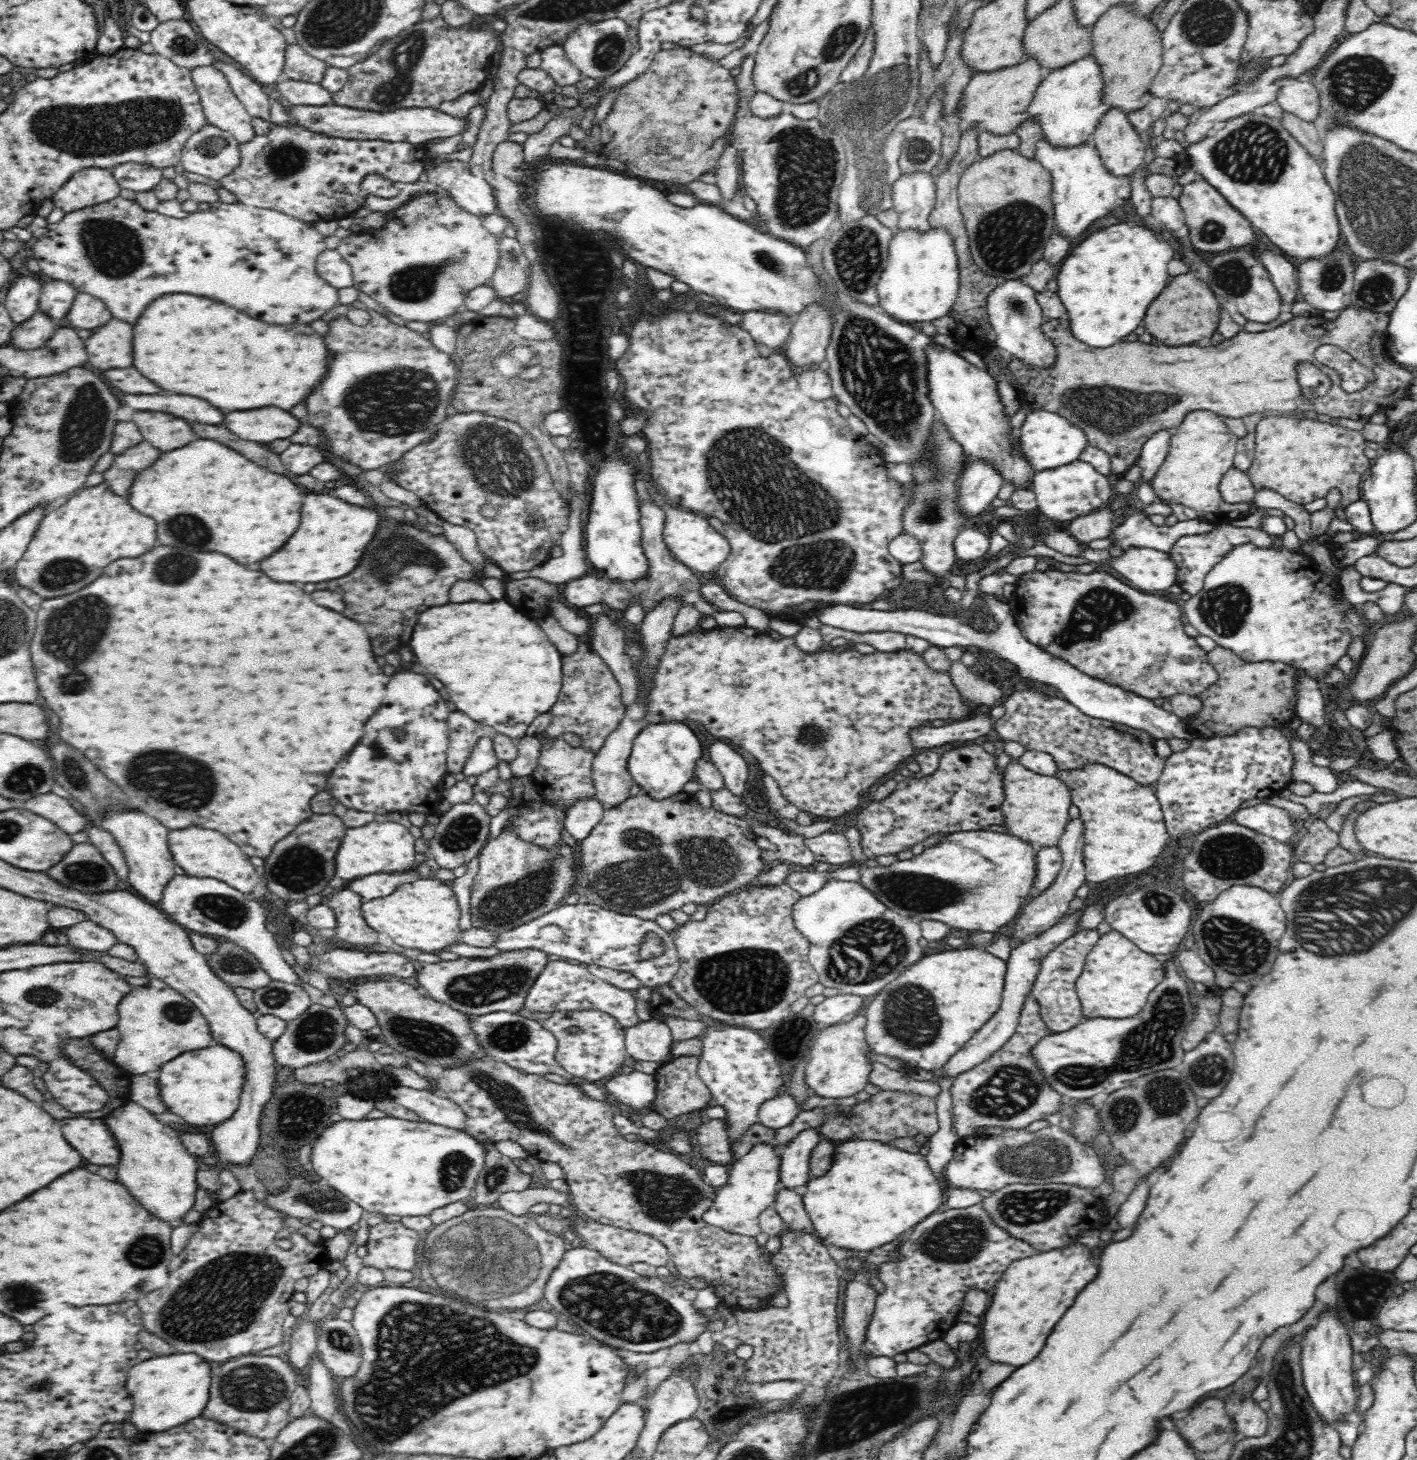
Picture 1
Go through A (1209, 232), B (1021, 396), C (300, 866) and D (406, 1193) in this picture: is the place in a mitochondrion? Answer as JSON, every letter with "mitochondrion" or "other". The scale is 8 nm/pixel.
{"A":"mitochondrion","B":"other","C":"mitochondrion","D":"other"}

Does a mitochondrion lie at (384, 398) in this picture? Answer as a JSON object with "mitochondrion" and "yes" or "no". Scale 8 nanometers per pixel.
{"mitochondrion":"yes"}

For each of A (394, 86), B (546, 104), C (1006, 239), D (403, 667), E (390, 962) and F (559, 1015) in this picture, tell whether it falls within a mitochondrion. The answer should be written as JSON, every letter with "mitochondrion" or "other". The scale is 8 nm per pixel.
{"A":"mitochondrion","B":"other","C":"mitochondrion","D":"other","E":"other","F":"other"}

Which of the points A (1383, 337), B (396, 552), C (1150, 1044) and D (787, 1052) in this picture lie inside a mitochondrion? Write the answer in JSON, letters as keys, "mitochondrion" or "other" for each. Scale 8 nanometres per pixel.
{"A":"other","B":"mitochondrion","C":"mitochondrion","D":"other"}

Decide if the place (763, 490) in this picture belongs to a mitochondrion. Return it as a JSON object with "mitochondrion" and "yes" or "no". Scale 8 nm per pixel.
{"mitochondrion":"yes"}

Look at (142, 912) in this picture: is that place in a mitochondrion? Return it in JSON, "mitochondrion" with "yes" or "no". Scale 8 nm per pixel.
{"mitochondrion":"no"}

